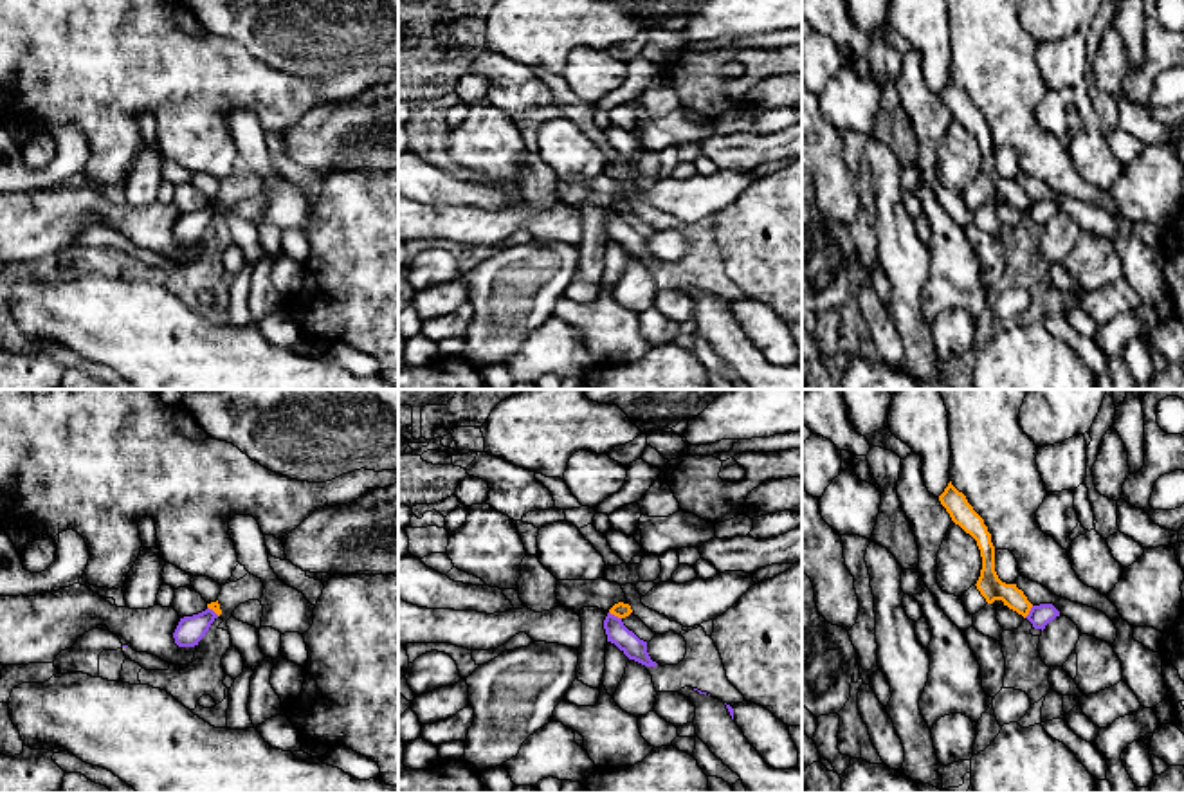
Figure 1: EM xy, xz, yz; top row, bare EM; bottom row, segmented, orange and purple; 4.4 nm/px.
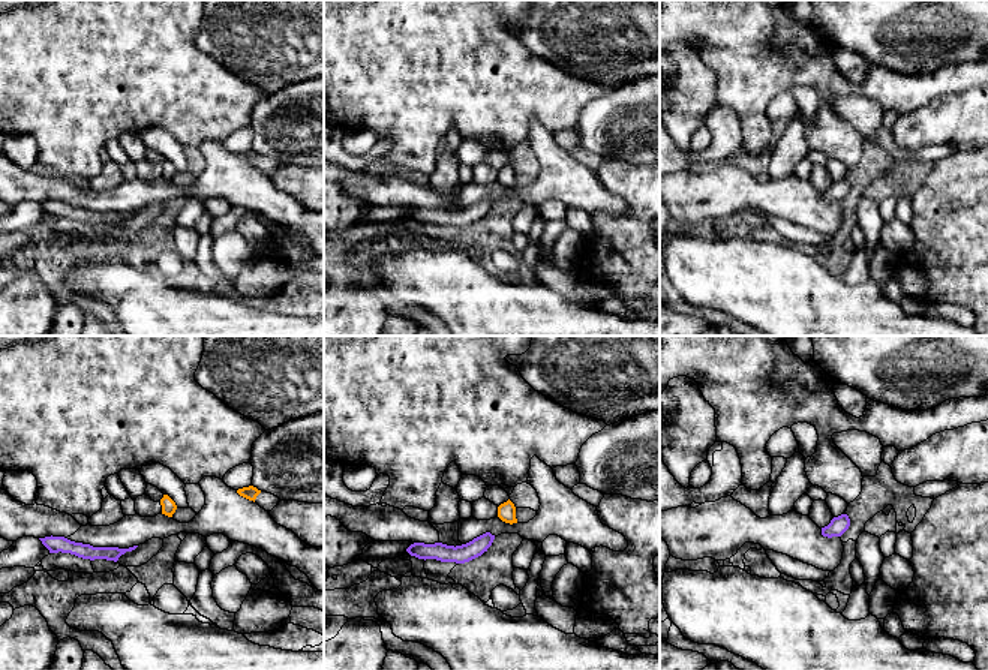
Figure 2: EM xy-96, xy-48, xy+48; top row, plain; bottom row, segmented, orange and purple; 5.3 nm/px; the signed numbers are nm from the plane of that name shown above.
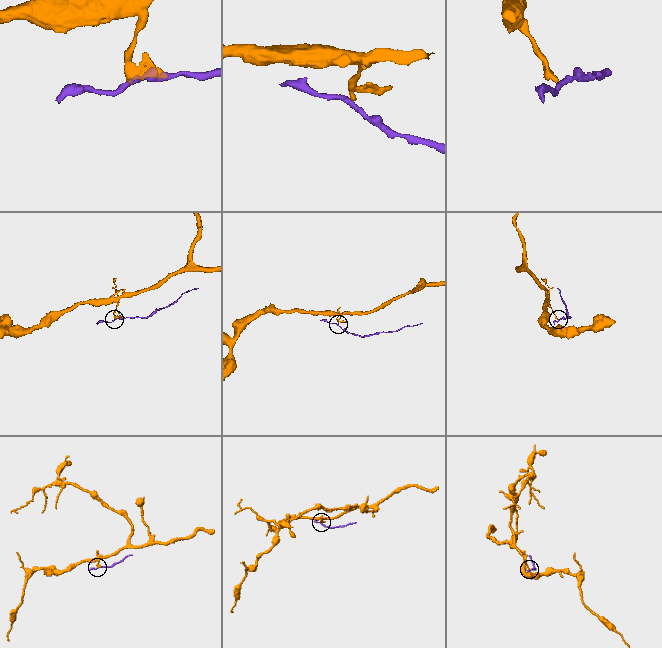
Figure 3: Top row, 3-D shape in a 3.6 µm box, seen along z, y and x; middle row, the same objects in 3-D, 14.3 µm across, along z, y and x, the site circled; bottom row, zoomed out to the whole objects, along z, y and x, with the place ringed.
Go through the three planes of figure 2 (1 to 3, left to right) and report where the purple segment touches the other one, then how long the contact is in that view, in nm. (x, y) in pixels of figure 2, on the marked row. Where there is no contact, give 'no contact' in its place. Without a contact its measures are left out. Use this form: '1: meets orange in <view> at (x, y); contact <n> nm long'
1: no contact
2: no contact
3: no contact

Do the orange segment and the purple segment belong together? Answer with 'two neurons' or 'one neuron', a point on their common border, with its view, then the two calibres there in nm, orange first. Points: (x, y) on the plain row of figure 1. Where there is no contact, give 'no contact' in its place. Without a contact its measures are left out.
two neurons | xz (615, 211) | 70/100 nm

